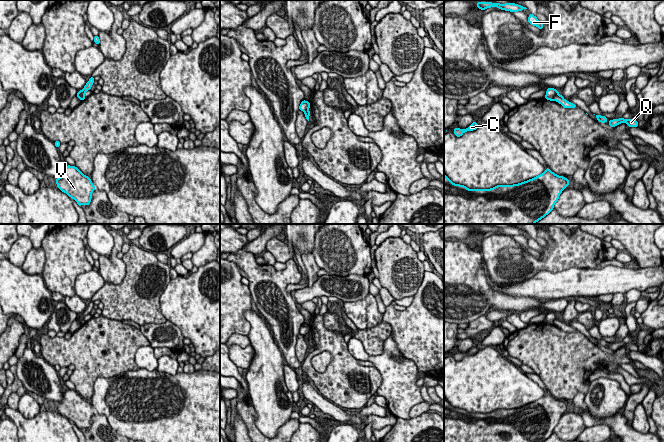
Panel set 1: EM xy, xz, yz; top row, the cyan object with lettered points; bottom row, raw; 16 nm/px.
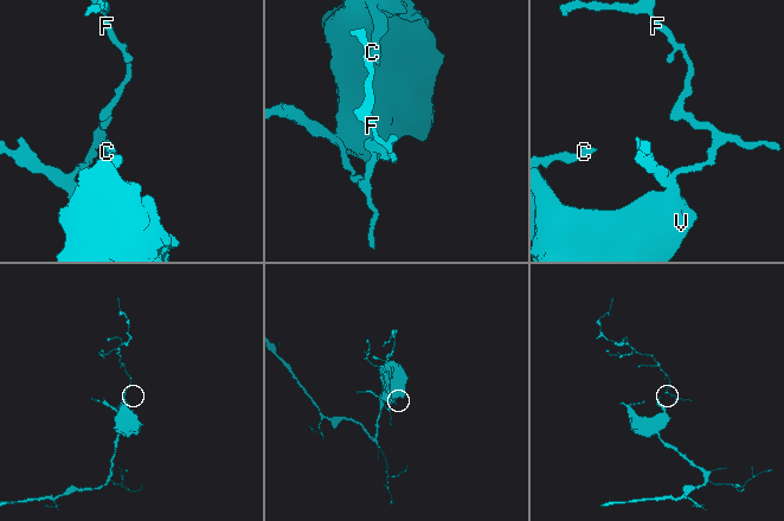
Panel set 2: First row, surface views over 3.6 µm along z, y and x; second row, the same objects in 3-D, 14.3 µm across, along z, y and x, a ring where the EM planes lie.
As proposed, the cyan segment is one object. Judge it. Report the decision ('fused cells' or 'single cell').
fused cells

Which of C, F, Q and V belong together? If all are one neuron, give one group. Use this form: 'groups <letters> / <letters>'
groups C Q V / F

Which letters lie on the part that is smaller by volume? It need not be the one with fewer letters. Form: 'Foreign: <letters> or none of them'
Foreign: F

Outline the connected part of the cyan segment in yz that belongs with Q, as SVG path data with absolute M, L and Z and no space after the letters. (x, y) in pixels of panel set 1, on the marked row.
M619 118L619 119L610 120L608 123L610 127L615 127L623 122L625 122L629 127L638 127L638 122L634 119Z

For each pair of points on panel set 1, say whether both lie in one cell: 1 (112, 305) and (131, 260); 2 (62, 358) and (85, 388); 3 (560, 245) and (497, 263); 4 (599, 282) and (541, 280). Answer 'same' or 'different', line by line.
1: same
2: same
3: same
4: same

